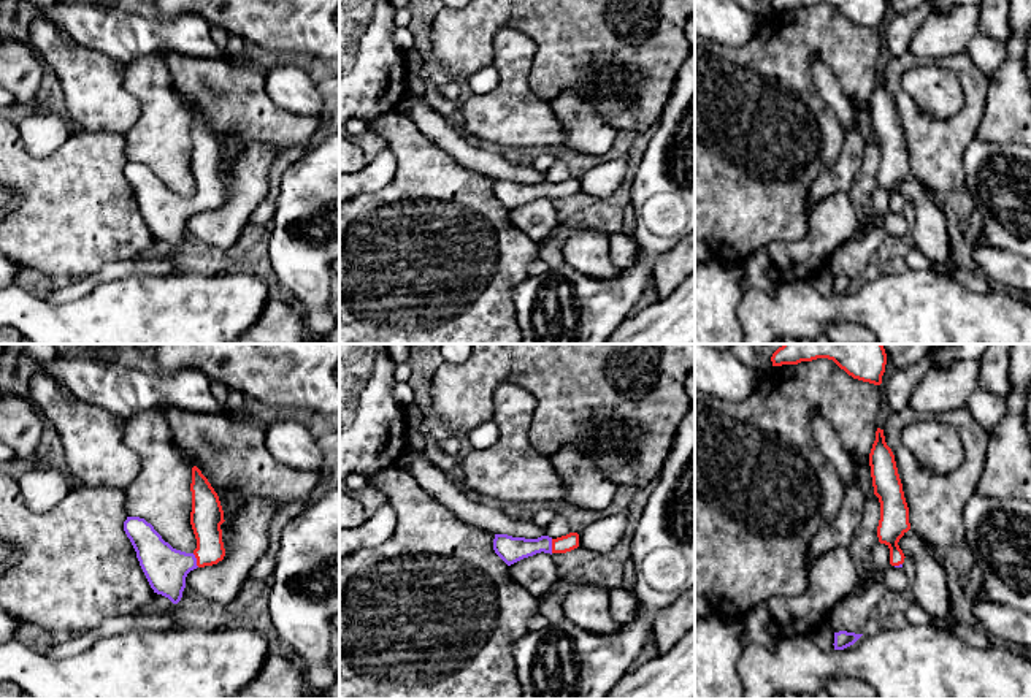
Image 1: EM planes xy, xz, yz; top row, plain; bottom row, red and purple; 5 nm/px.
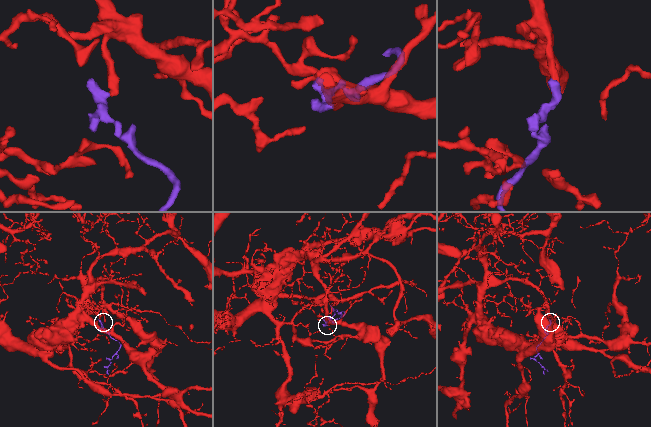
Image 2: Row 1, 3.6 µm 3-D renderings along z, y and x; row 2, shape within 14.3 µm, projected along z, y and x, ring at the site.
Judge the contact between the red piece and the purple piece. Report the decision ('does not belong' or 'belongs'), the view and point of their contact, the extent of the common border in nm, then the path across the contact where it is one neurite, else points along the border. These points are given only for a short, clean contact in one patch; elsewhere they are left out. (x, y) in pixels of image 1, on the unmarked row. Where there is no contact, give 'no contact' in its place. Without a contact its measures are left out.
belongs; contact xy (197, 205); length 80 nm; way xy (206, 160), (206, 195), (197, 205), (165, 213)

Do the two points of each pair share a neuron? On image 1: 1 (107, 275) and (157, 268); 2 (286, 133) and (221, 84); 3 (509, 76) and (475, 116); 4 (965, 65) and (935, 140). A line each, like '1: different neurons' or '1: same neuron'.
1: same neuron
2: same neuron
3: same neuron
4: same neuron

